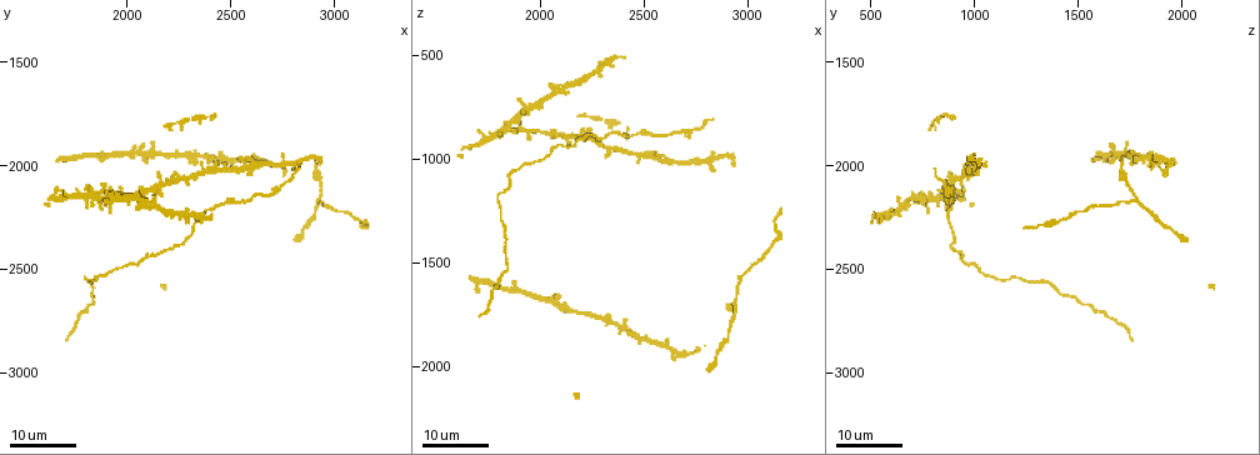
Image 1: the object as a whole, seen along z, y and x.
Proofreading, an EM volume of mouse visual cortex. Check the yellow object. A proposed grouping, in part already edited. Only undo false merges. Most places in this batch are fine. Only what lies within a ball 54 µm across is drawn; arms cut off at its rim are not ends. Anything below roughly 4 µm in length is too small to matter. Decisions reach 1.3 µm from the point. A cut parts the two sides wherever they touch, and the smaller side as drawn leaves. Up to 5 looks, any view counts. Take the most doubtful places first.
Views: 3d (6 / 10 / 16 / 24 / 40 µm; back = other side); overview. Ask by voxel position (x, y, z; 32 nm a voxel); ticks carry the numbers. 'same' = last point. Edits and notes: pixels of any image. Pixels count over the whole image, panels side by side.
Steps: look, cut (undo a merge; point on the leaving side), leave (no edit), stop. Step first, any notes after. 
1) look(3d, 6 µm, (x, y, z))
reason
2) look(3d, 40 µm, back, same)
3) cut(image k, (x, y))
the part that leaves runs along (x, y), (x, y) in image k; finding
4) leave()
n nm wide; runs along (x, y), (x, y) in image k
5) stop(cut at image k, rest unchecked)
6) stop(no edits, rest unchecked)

look(3d, 24 µm, (2740, 2120, 850))
four-way junction

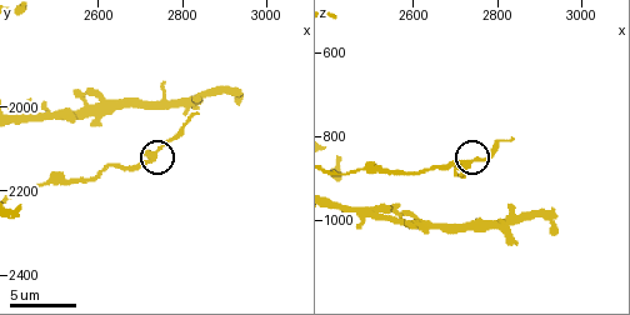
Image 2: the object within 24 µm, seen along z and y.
look(3d, 6 µm, (2730, 2115, 860))
closer look

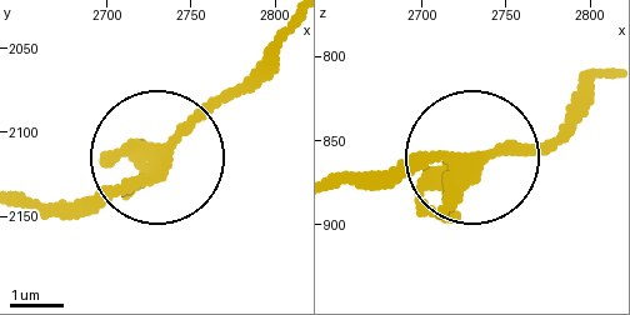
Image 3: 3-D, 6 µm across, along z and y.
leave()
continuous, no second cell

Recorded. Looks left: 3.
look(3d, 16 µm, (2465, 2180, 885))

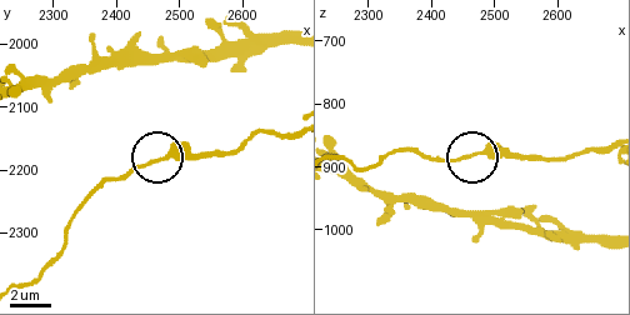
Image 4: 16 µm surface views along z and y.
leave()
240 nm wide; all the same cell

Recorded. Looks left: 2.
look(3d, 24 µm, (2230, 2040, 880))

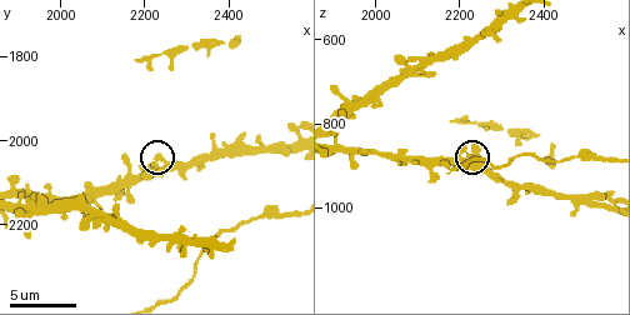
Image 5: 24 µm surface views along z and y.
look(3d, 6 µm, same)
zoom in

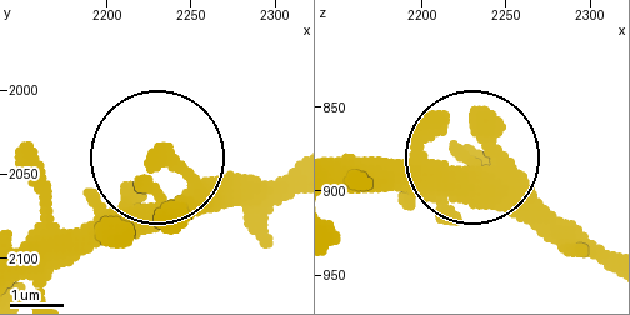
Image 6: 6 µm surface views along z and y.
leave()
side arm 16 µm; runs along (288, 171), (194, 180), (158, 163), (114, 234) in image 6; all the same cell

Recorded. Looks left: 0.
stop(no edits, rest unchecked)

